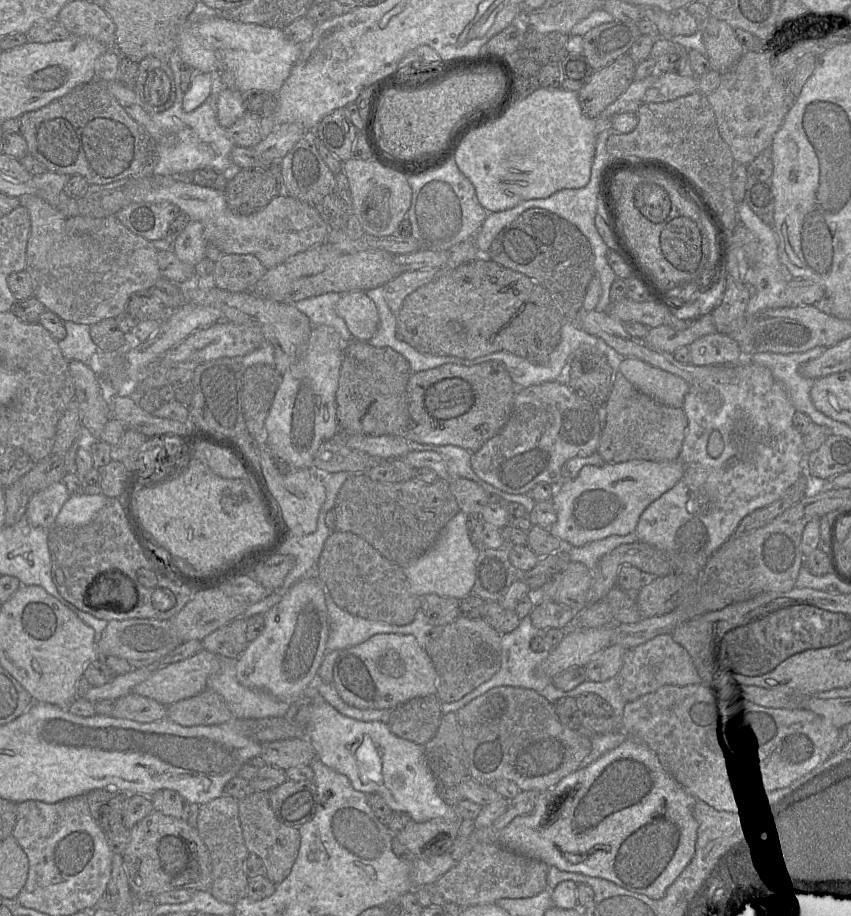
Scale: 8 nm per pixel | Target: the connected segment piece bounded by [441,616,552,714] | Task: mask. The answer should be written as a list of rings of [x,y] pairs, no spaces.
[[[529,616],[520,620],[516,629],[509,633],[503,633],[500,636],[501,646],[501,664],[498,671],[486,682],[476,687],[473,691],[466,694],[463,698],[454,702],[441,702],[441,711],[443,714],[448,712],[457,712],[460,708],[474,700],[478,696],[484,694],[488,690],[497,686],[514,686],[526,689],[535,690],[537,693],[542,692],[547,686],[551,678],[541,677],[536,675],[536,668],[547,658],[549,651],[535,652],[531,649],[530,641],[533,637],[544,633],[545,630],[537,629]]]

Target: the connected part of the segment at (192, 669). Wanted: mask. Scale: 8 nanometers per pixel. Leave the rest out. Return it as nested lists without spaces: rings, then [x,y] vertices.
[[[202,649],[185,660],[157,666],[146,680],[136,685],[130,693],[151,698],[164,706],[193,697],[207,688],[209,677],[219,671],[219,656]]]

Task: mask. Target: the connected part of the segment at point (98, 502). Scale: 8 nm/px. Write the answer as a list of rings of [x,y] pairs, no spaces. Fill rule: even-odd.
[[[104,494],[70,495],[68,500],[62,506],[55,523],[62,527],[84,525],[105,506],[107,500],[108,498]]]

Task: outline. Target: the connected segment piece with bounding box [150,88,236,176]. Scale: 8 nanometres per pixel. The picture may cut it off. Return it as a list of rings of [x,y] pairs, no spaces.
[[[178,88],[175,102],[169,109],[150,115],[162,129],[170,130],[178,137],[174,147],[157,144],[158,161],[152,175],[171,175],[204,168],[235,172],[236,165],[231,159],[235,145],[228,136],[228,128],[222,127],[217,120],[217,88],[201,106],[191,112],[183,110],[184,93],[182,88]]]

